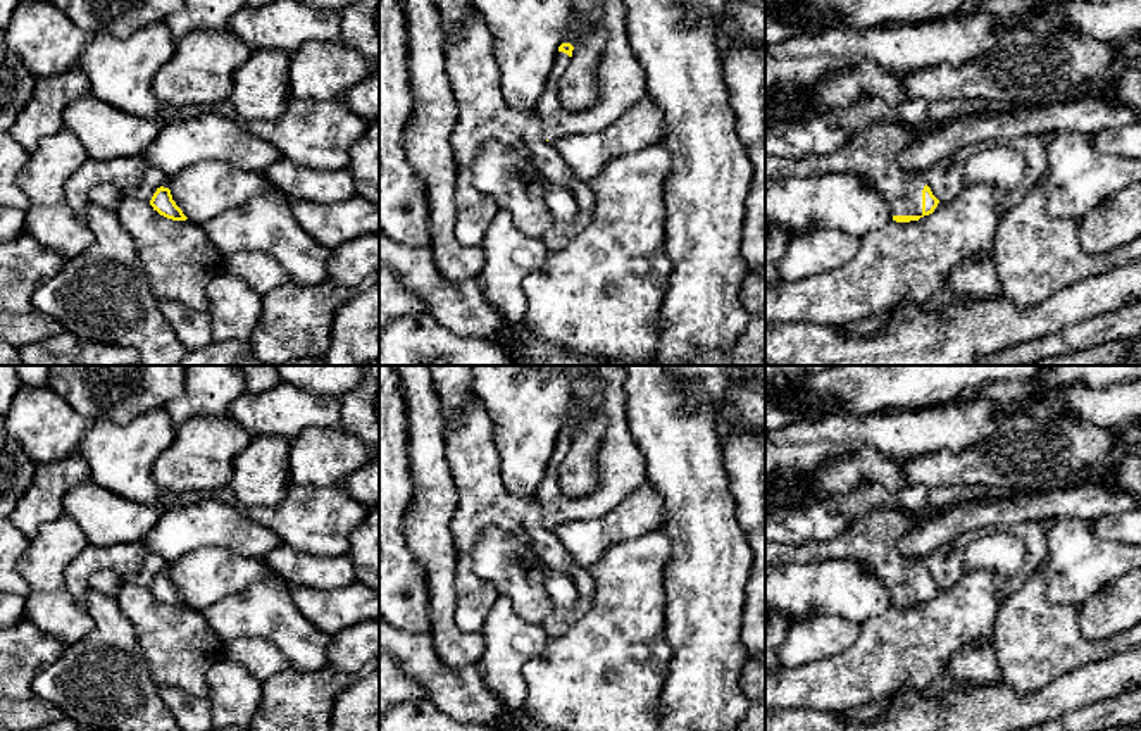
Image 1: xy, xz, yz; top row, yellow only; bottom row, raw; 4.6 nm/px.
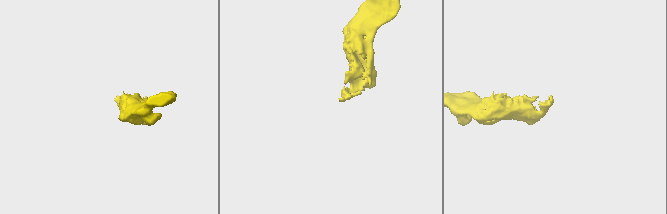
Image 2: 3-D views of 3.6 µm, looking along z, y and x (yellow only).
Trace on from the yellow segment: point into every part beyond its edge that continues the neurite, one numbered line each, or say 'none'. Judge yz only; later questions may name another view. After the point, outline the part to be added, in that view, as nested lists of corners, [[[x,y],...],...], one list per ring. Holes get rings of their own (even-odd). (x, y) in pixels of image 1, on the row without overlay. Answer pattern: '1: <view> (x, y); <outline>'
1: yz (871, 540); [[[874,509],[827,541],[810,541],[801,547],[765,541],[765,576],[776,565],[789,562],[845,559],[855,560],[876,574],[893,602],[922,602],[926,567],[905,559],[898,550],[898,540],[919,524],[920,515],[907,510]]]

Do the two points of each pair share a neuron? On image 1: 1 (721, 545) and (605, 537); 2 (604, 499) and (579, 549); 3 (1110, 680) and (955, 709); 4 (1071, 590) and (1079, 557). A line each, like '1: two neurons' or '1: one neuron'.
1: two neurons
2: two neurons
3: one neuron
4: one neuron

